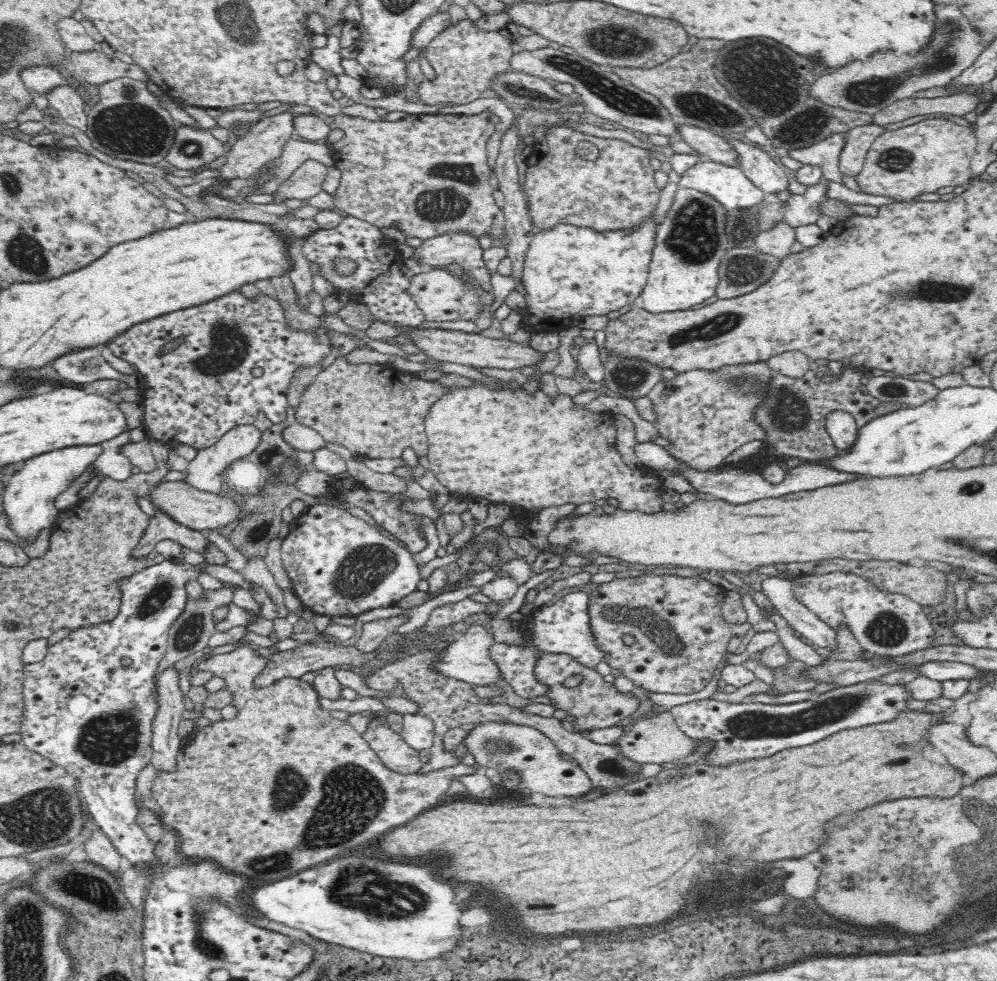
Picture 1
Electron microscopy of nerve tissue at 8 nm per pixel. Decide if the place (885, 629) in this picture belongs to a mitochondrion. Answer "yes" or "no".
yes

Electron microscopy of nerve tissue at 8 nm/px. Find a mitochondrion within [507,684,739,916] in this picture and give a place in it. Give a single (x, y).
(615, 768)

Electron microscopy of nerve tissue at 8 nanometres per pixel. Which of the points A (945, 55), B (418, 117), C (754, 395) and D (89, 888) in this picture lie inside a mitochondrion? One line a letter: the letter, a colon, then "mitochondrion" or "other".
A: mitochondrion
B: other
C: mitochondrion
D: mitochondrion

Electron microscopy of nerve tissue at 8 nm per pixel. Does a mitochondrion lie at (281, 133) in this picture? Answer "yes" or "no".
no

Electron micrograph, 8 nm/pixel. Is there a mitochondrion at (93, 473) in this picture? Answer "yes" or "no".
no

